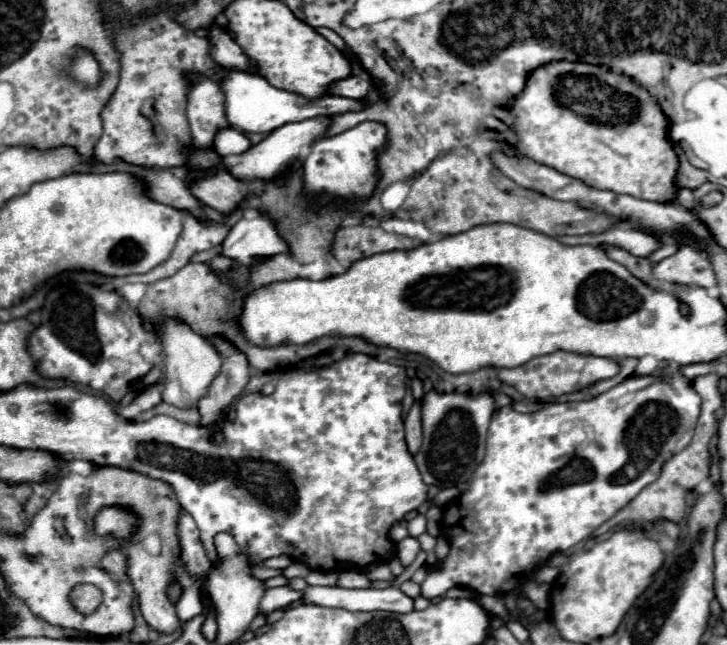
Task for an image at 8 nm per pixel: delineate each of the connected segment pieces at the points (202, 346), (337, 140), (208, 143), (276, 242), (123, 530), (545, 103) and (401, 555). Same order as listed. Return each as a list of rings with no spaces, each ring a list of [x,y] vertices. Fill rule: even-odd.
[[[169,319],[163,325],[163,331],[157,337],[159,337],[161,345],[163,345],[165,361],[167,361],[167,365],[165,365],[163,401],[171,403],[175,407],[181,407],[181,409],[191,409],[193,405],[197,405],[209,393],[211,383],[221,373],[223,359],[207,339],[199,337],[187,325],[177,323],[173,319]]]
[[[365,121],[353,129],[339,133],[335,137],[323,137],[311,145],[309,155],[303,161],[305,167],[305,191],[319,193],[325,191],[329,199],[333,197],[363,197],[367,199],[373,193],[377,183],[377,163],[375,155],[385,145],[387,129],[381,123]]]
[[[205,77],[195,79],[189,93],[187,117],[195,147],[213,149],[215,135],[229,127],[225,115],[225,95],[215,81],[207,81]]]
[[[245,213],[229,231],[221,245],[221,255],[233,261],[251,257],[269,257],[287,251],[287,245],[277,235],[273,223],[257,213]]]
[[[107,507],[101,509],[99,515],[95,517],[95,529],[99,535],[115,535],[115,537],[127,537],[133,531],[135,521],[127,519],[121,525],[121,509],[117,507]]]
[[[553,61],[533,71],[521,95],[513,99],[509,113],[515,121],[515,133],[519,137],[517,149],[521,151],[521,155],[553,167],[569,177],[581,179],[585,185],[595,189],[609,189],[613,193],[627,193],[659,203],[677,201],[675,171],[679,161],[671,141],[667,139],[665,115],[655,99],[645,89],[639,89],[639,85],[635,85],[635,81],[631,81],[629,77],[613,71],[603,71],[595,65]],[[565,83],[575,85],[573,89],[565,89]]]
[[[407,537],[407,539],[399,541],[397,547],[395,547],[395,555],[397,555],[397,559],[401,561],[403,567],[409,567],[415,561],[417,553],[419,553],[419,543],[413,537]]]

